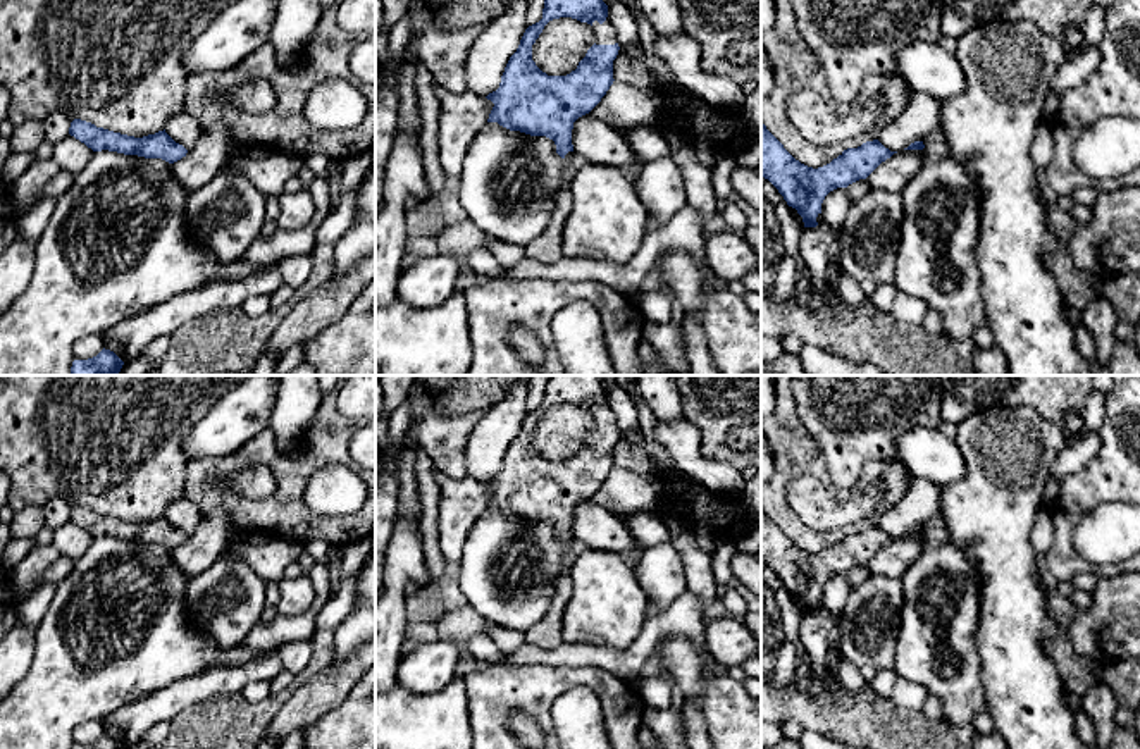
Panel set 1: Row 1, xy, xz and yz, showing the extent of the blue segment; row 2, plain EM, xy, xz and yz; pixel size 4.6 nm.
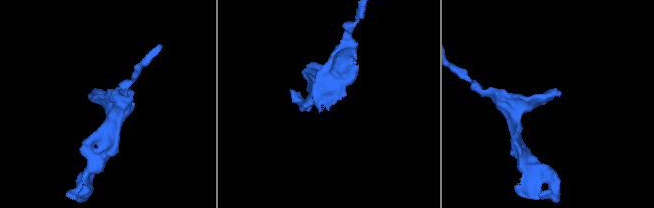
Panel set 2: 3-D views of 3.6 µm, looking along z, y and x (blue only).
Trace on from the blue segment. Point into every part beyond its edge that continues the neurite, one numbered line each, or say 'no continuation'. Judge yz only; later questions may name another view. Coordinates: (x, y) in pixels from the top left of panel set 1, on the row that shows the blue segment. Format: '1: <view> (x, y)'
1: yz (935, 147)

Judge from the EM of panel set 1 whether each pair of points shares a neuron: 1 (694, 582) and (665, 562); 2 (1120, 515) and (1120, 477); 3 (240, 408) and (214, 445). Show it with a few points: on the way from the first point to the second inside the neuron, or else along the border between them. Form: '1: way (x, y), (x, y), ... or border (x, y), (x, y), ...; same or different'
1: border (670, 541), (681, 558), (687, 589); different
2: border (1121, 501), (1101, 501), (1082, 519); different
3: way (236, 417), (217, 436); same

